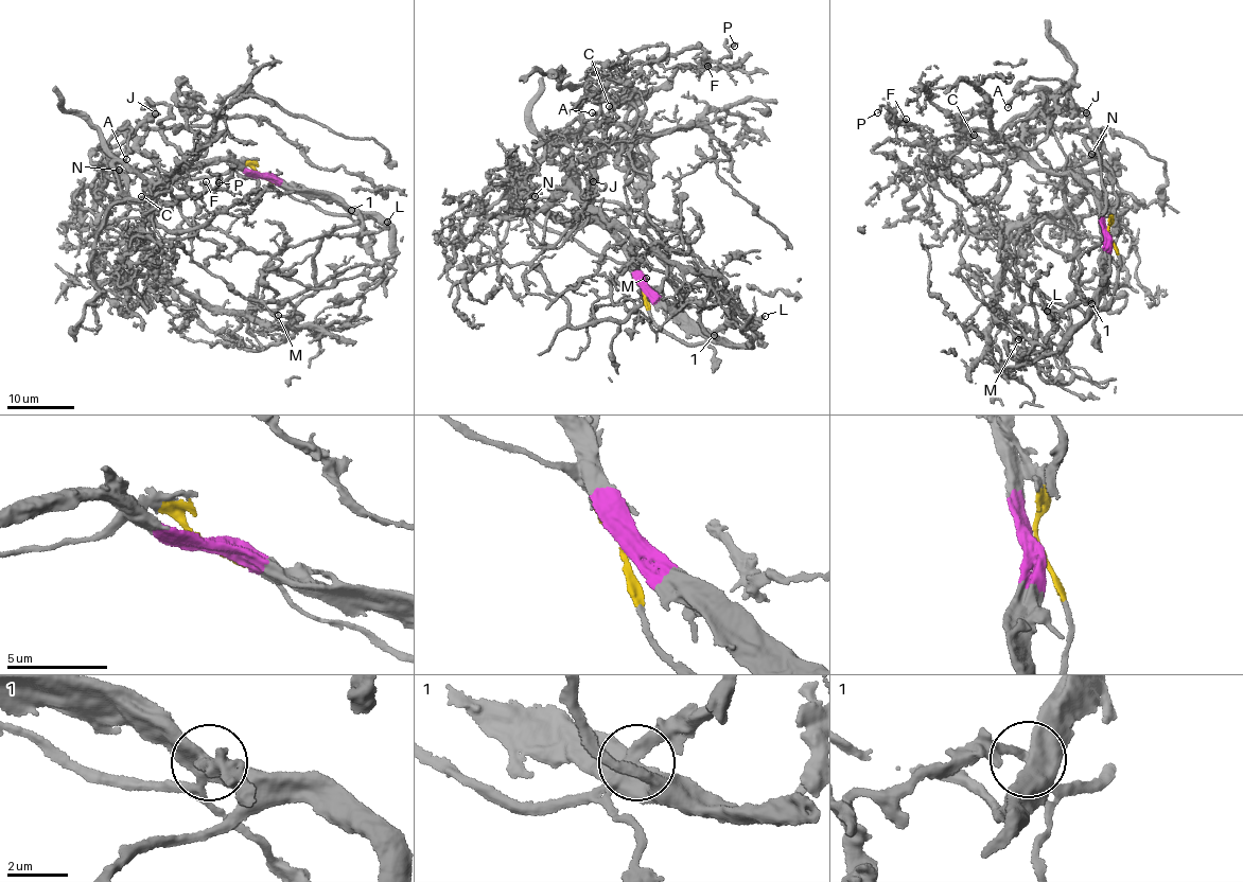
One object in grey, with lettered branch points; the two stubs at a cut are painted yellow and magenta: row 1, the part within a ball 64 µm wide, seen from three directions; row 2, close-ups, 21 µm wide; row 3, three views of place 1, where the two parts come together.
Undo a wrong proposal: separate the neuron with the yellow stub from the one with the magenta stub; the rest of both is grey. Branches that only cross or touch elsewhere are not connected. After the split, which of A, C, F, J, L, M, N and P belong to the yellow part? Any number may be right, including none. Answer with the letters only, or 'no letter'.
A, J, N

